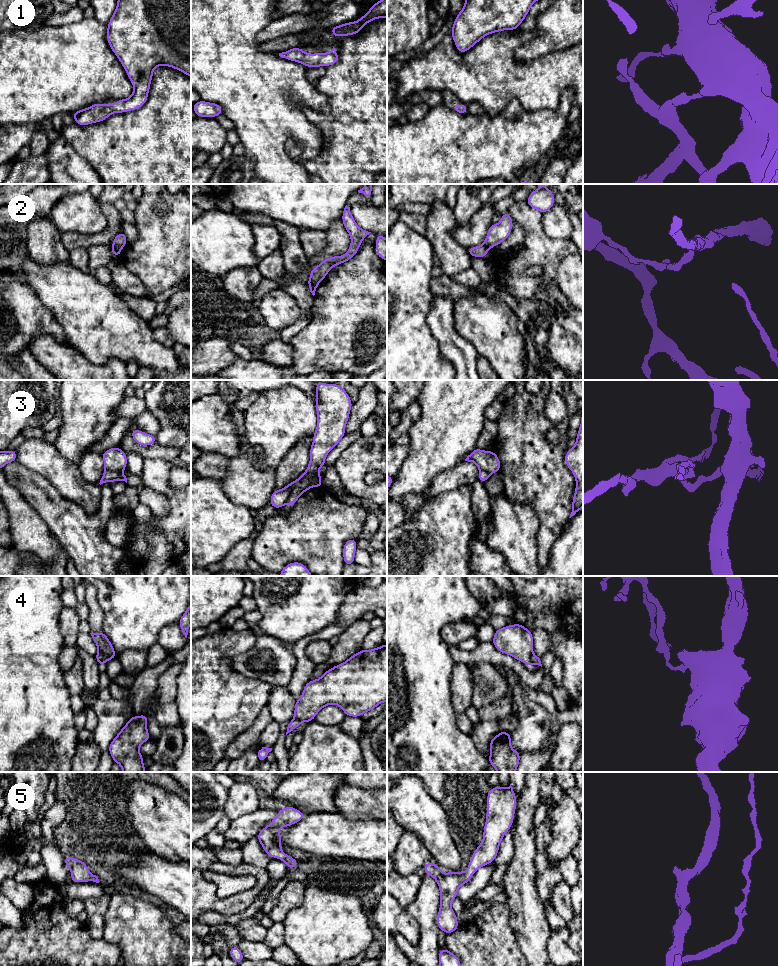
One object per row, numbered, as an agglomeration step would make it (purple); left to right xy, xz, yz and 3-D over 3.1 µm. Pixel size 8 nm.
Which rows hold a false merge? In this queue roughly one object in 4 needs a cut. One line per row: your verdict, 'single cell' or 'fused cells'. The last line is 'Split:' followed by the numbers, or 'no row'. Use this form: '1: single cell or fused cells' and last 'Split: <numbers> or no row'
1: single cell
2: fused cells
3: fused cells
4: fused cells
5: single cell
Split: 2, 3, 4

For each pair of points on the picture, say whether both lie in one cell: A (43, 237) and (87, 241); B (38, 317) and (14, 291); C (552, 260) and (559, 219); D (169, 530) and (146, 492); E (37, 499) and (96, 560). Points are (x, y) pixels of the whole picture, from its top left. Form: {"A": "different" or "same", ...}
{"A": "different", "B": "same", "C": "different", "D": "different", "E": "same"}

